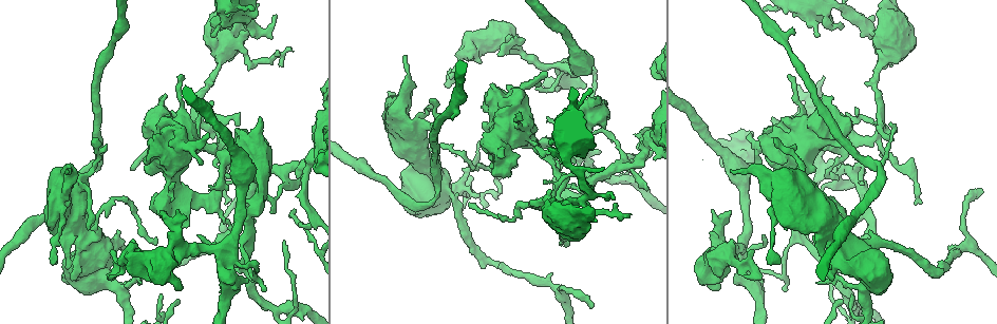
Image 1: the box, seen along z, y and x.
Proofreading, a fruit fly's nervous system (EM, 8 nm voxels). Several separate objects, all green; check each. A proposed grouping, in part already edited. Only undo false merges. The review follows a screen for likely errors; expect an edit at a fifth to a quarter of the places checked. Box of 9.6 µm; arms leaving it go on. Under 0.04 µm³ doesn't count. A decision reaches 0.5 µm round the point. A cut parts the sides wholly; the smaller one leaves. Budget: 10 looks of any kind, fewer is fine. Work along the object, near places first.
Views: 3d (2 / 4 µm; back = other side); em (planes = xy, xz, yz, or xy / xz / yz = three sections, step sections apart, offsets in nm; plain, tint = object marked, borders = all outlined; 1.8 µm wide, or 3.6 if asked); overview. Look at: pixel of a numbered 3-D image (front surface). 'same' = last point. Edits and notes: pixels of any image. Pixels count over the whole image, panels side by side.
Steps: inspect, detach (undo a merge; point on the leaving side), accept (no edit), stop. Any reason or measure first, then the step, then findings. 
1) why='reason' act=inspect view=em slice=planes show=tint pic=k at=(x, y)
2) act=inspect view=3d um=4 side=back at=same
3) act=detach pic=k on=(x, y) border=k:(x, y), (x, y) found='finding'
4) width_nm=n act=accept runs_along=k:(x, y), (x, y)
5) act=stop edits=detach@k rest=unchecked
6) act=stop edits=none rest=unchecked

why='arms part here' act=inspect view=em slice=planes show=tint pic=1 at=(566, 67)

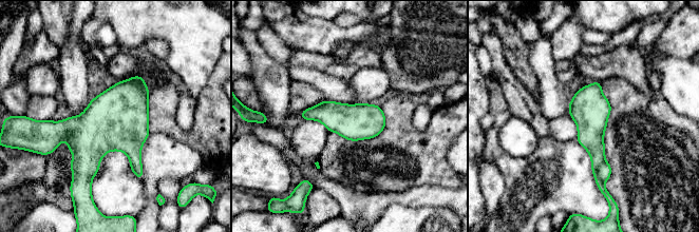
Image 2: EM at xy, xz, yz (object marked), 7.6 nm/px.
width_nm=280 act=detach pic=2 on=(592, 140) border=2:(605, 160), (599, 167), (603, 182) found='two neurons meet here'

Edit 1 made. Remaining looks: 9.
why='calibre changes' act=inspect view=3d um=4 side=back pic=1 at=(94, 236)

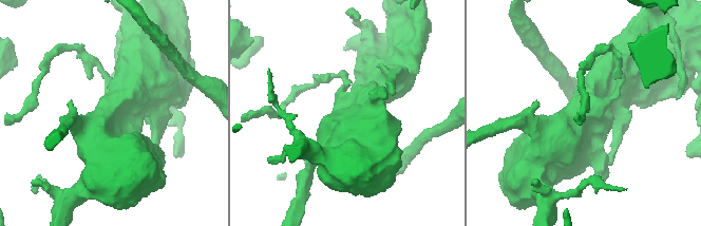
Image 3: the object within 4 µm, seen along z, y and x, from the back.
why='shape alone is not enough' act=inspect view=em um=3.6 slice=yz step=4 show=tint pic=3 at=(112, 108)

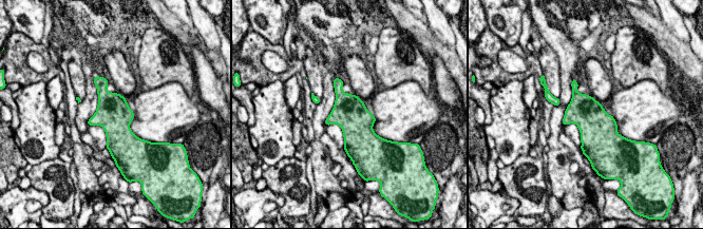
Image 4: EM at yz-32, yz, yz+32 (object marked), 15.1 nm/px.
act=accept found='all the same neuron'

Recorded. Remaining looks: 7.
why='four or more arms meet' act=inspect view=em slice=planes show=tint pic=1 at=(167, 187)

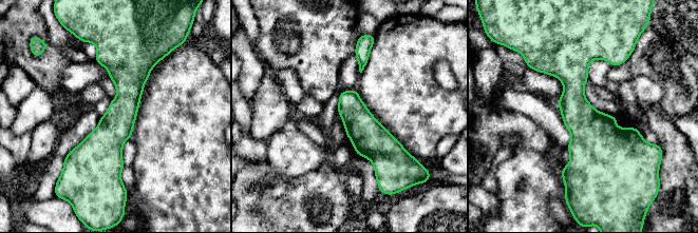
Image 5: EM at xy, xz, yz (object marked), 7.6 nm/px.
act=accept found='all the same neuron'

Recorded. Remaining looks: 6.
why='calibre changes' act=inspect view=em slice=planes show=tint pic=1 at=(109, 46)

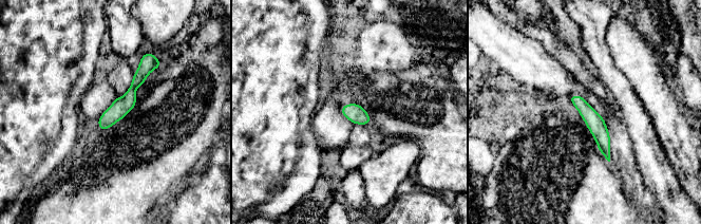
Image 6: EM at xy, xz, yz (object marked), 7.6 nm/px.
width_nm=140 act=accept found='continuous, no second neuron'

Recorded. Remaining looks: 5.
act=stop edits=detach@2 rest=unchecked

